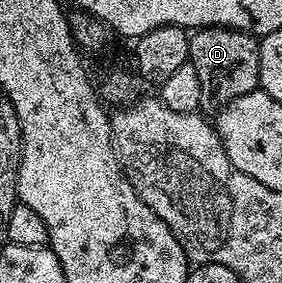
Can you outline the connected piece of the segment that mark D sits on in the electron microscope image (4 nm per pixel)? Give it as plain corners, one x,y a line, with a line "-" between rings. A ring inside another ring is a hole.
203,28
190,35
189,63
195,66
195,74
199,74
202,109
220,110
235,98
258,91
260,49
258,37
233,28

